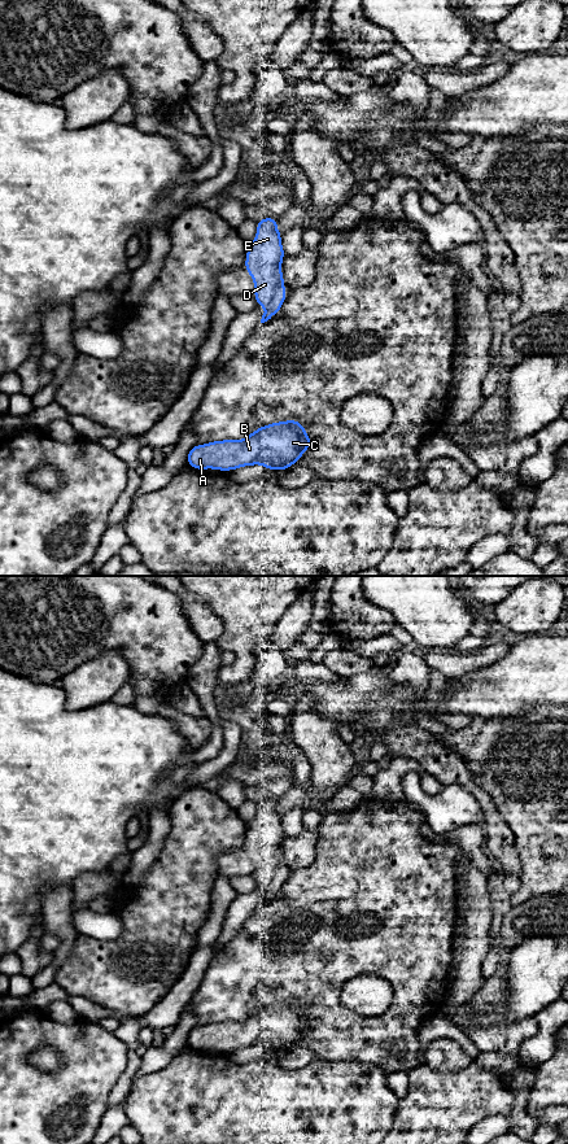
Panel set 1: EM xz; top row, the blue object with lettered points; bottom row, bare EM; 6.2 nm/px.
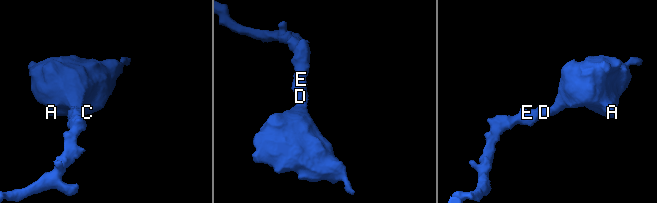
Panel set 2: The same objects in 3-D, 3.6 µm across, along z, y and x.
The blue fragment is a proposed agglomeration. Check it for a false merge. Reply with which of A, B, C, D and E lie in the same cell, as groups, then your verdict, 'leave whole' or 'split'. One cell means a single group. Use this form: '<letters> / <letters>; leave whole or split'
A B C D E; leave whole

